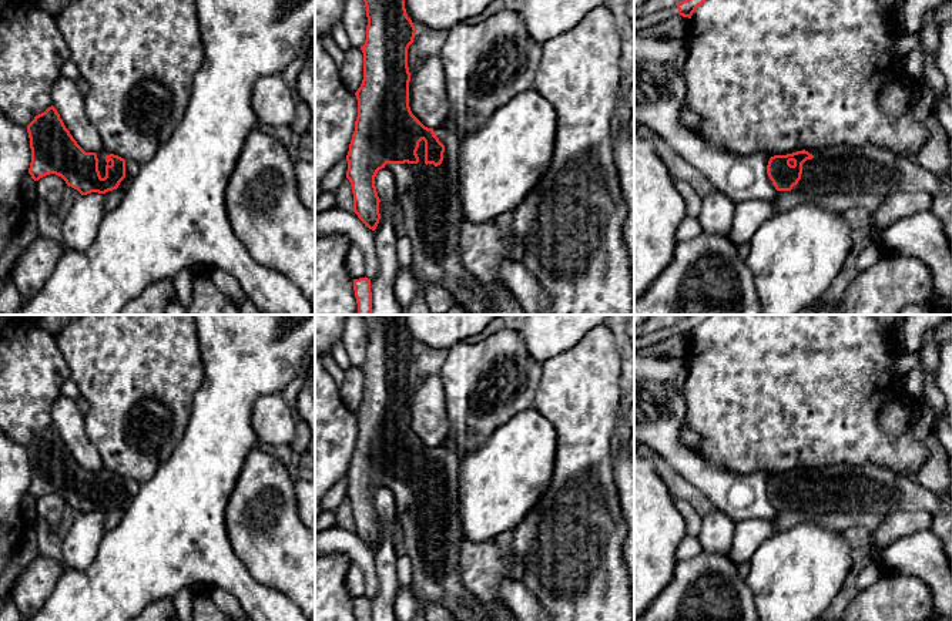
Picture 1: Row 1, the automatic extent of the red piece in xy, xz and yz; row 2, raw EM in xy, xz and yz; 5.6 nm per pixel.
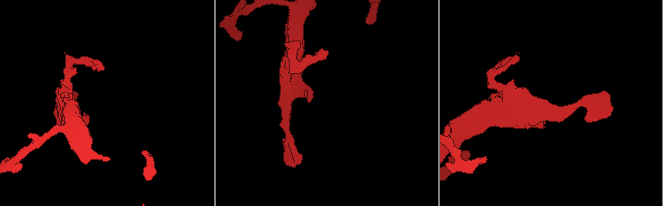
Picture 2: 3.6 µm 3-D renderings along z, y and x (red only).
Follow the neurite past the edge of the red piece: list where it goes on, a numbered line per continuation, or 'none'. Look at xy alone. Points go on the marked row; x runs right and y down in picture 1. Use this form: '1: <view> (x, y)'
1: xy (101, 154)

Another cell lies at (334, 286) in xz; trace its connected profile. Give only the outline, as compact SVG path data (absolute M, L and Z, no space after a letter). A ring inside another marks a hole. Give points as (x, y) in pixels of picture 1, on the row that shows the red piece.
M345 235L315 239L315 315L358 315L353 278L346 269L351 245Z

